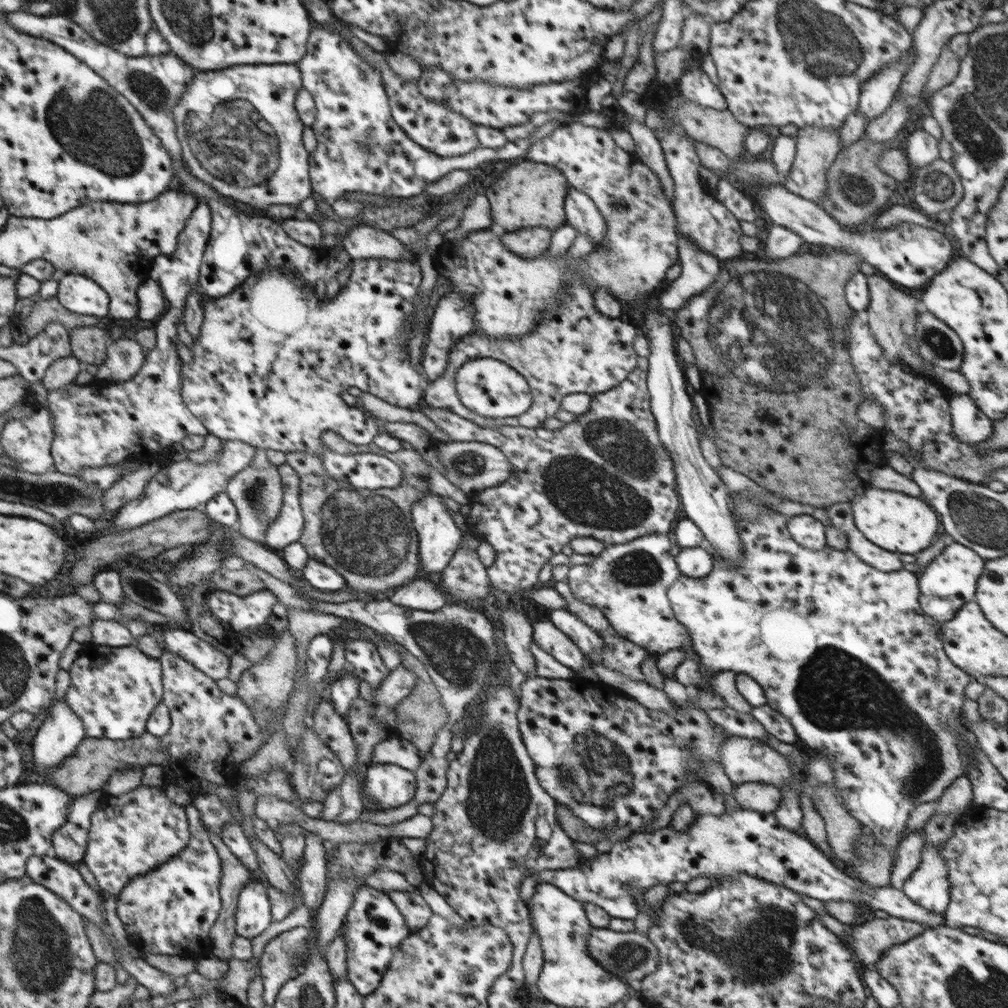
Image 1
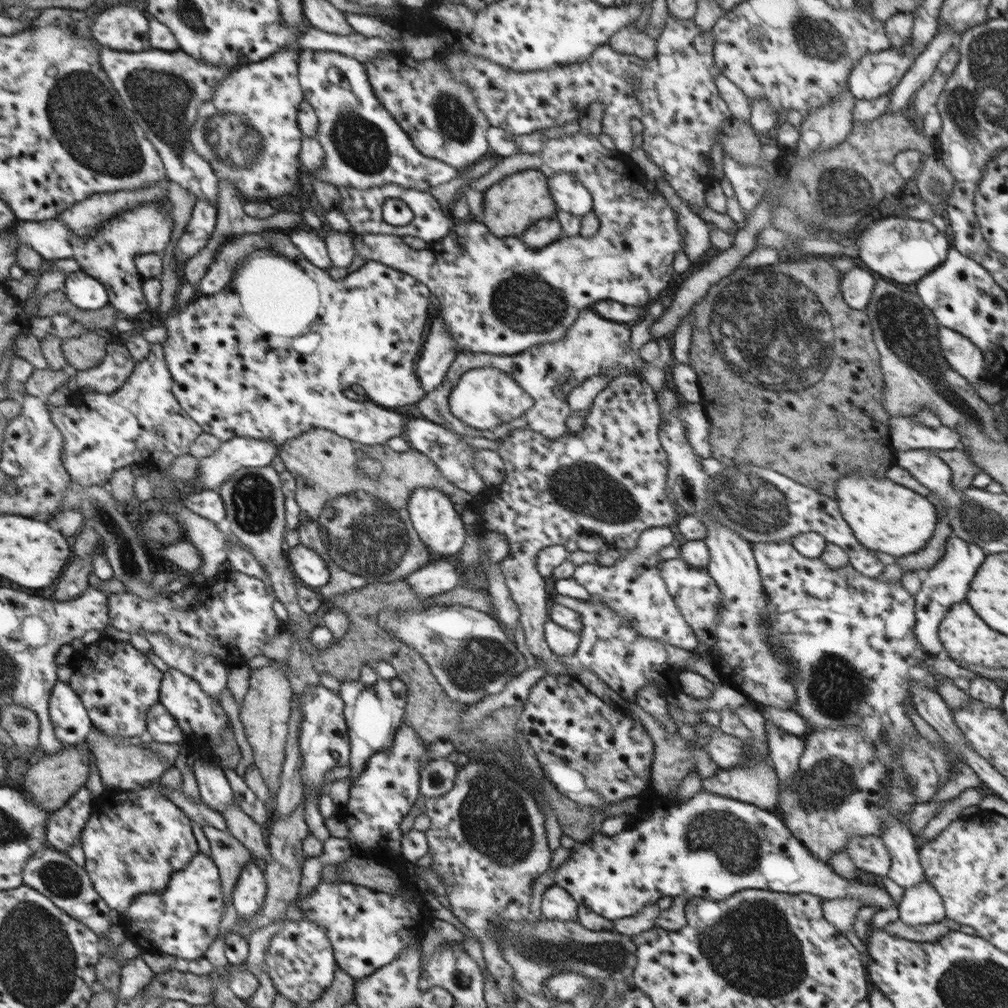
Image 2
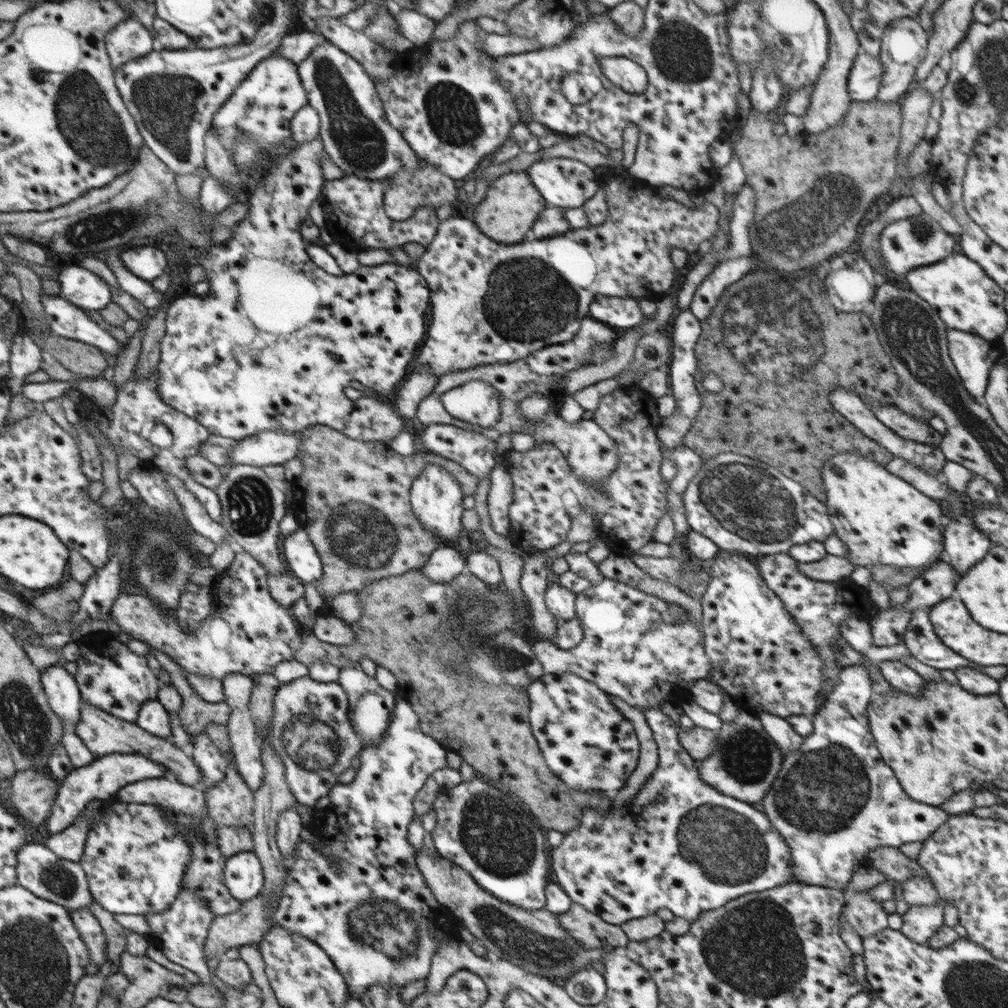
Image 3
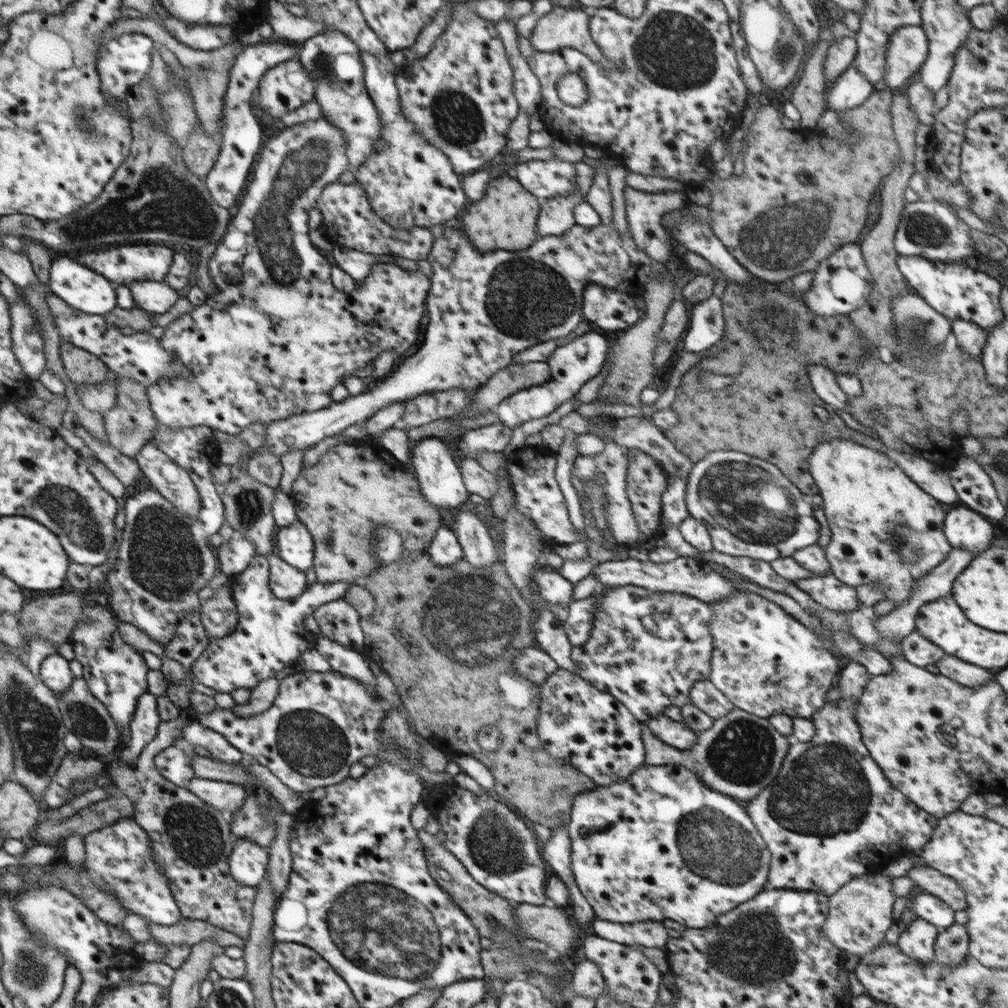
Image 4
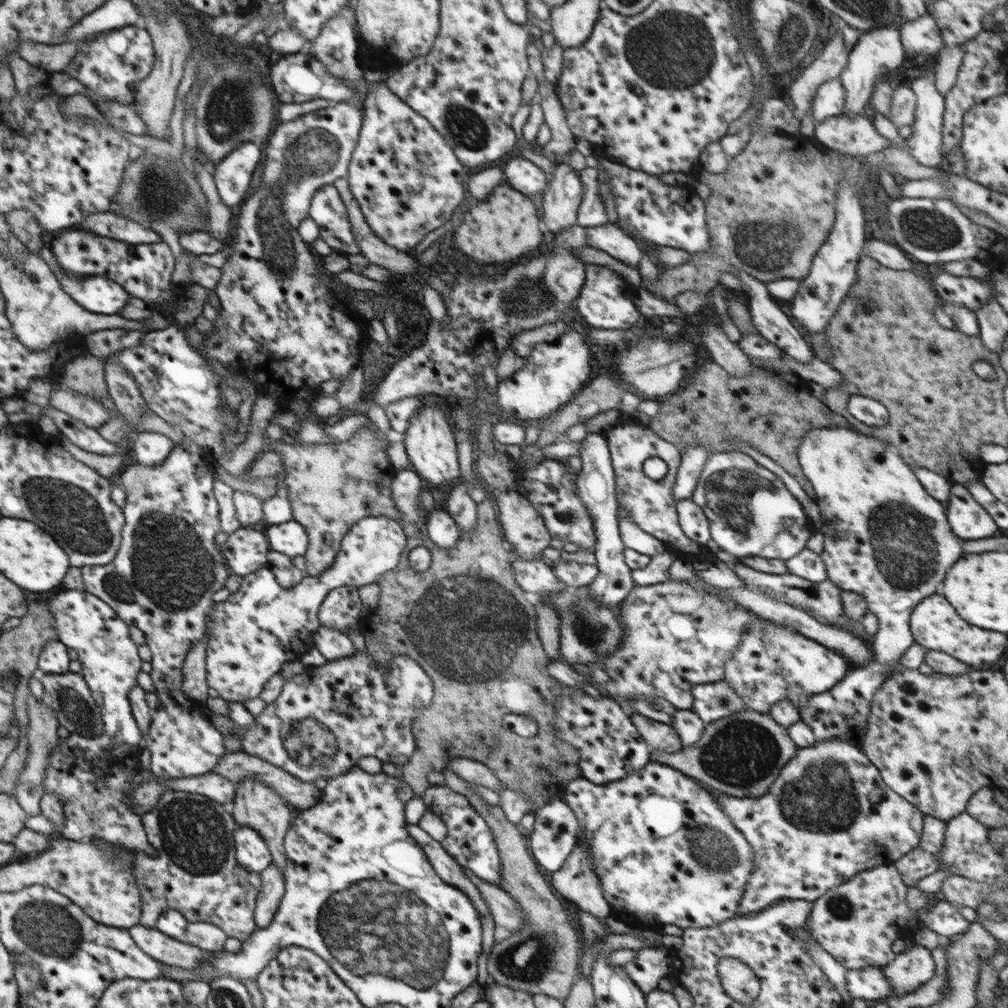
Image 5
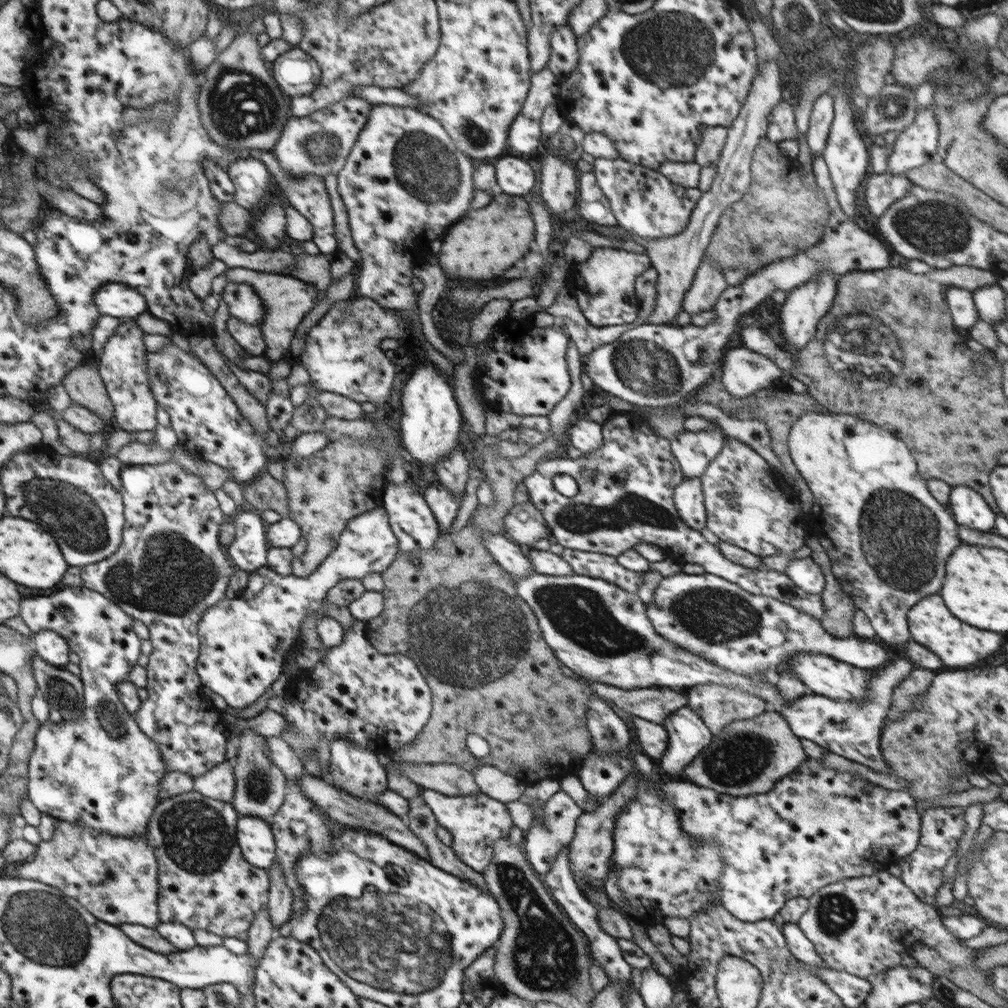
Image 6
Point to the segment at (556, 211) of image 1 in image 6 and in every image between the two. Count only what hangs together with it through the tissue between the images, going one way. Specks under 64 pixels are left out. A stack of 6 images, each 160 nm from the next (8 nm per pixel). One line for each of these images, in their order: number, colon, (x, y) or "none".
2: (517, 201)
3: (512, 204)
4: (504, 218)
5: (503, 226)
6: (487, 241)

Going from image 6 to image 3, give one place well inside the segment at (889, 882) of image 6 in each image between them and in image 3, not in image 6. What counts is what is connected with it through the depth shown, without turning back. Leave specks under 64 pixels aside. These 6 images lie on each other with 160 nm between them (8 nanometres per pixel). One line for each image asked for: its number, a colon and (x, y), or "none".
3: (865, 915)
4: (859, 914)
5: (856, 922)

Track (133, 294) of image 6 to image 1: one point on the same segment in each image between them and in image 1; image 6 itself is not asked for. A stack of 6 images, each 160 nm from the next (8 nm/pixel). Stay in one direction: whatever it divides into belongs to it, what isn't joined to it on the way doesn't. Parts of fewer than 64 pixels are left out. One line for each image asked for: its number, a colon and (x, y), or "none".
1: (80, 294)
2: (85, 292)
3: (77, 284)
4: (75, 283)
5: (98, 294)

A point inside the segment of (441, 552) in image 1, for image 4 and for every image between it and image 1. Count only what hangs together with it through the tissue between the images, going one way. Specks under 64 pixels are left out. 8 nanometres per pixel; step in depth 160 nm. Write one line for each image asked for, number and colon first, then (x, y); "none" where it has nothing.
2: (432, 515)
3: (436, 498)
4: (441, 481)

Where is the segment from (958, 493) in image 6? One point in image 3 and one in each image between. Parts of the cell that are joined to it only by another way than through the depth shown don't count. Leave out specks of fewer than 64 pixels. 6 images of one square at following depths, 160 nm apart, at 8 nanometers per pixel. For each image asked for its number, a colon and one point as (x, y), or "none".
3: (965, 545)
4: (965, 529)
5: (969, 521)

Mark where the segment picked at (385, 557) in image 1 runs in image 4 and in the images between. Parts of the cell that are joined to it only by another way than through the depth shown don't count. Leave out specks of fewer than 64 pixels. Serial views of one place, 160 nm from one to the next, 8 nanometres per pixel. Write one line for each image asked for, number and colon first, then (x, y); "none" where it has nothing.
2: (359, 525)
3: (352, 499)
4: (355, 487)

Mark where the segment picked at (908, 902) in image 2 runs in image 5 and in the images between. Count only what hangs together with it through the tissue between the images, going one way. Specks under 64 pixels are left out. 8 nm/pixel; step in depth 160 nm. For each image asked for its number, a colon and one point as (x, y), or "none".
3: (920, 923)
4: (918, 939)
5: (914, 967)

